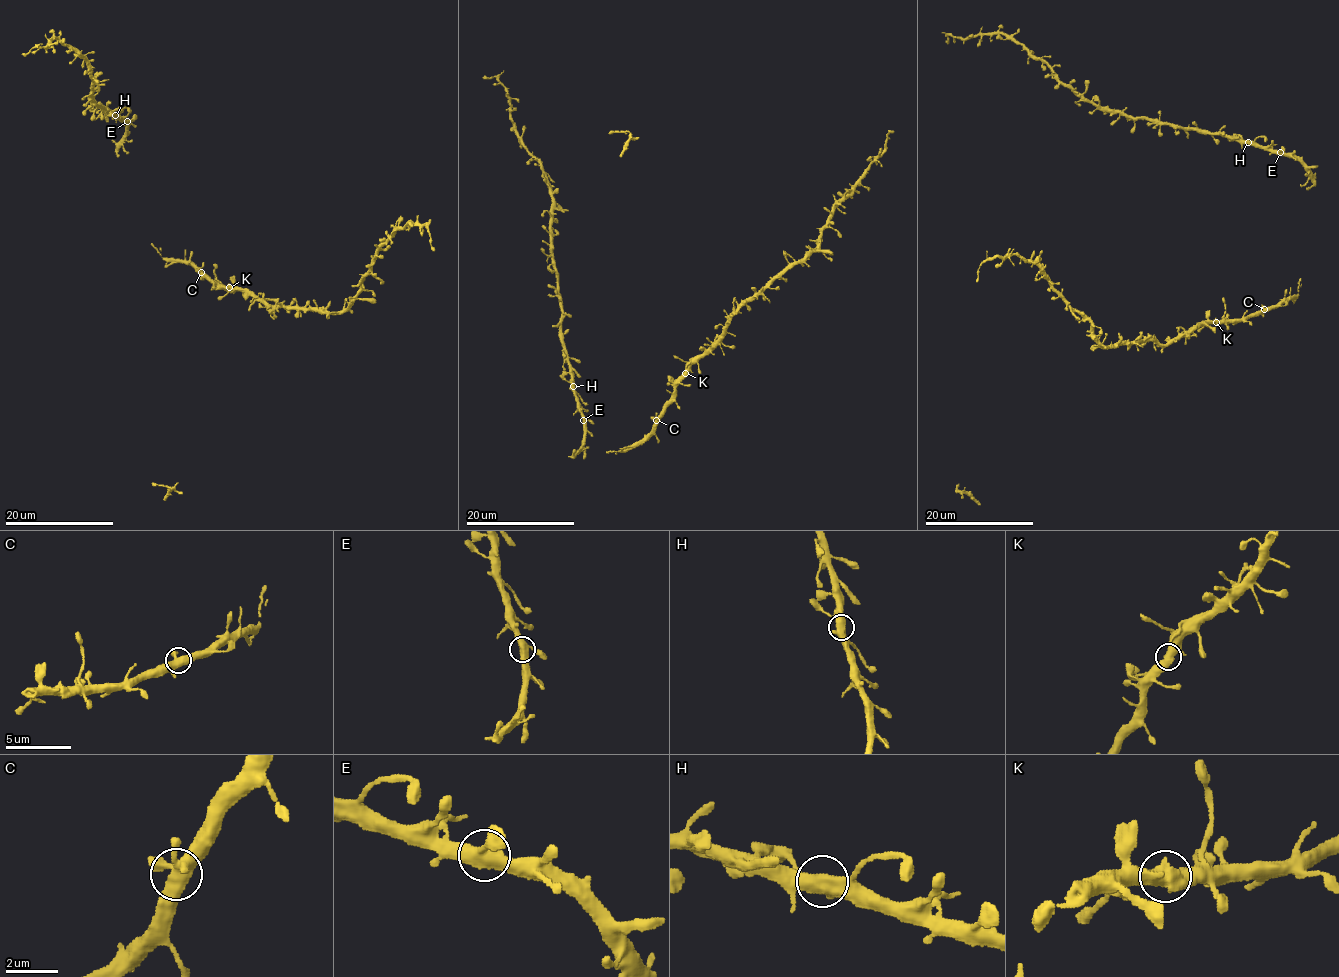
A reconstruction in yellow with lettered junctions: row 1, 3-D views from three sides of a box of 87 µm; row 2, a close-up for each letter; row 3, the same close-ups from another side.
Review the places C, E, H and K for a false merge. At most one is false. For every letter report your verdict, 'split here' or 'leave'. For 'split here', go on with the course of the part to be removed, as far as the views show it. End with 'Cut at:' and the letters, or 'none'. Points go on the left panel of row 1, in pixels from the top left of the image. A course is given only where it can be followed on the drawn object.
C: leave
E: leave
H: leave
K: leave
Cut at: none

